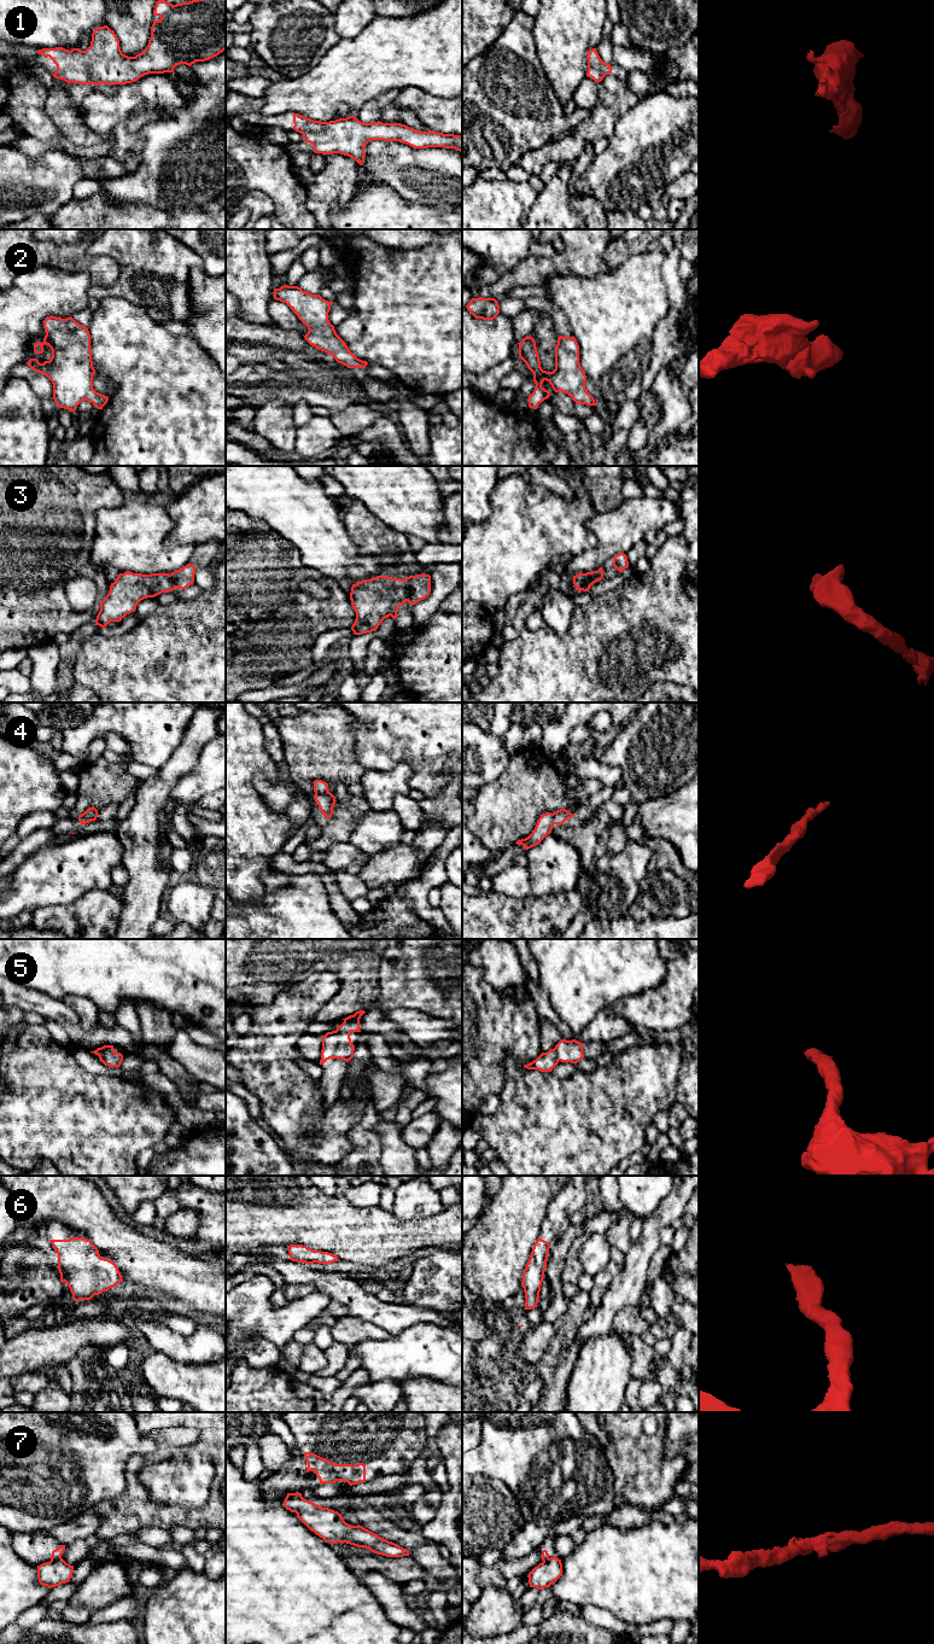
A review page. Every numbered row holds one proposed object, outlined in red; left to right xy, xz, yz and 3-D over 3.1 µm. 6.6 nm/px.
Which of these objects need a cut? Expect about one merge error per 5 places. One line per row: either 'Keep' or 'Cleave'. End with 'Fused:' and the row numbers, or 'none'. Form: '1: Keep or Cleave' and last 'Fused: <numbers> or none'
1: Keep
2: Keep
3: Keep
4: Keep
5: Keep
6: Keep
7: Cleave
Fused: 7

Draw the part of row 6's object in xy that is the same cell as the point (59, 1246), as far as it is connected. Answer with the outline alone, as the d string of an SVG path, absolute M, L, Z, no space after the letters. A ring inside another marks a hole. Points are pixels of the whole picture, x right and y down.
M71 1237L49 1241L58 1254L60 1282L69 1286L75 1301L91 1300L123 1281L117 1265L101 1258L91 1240Z

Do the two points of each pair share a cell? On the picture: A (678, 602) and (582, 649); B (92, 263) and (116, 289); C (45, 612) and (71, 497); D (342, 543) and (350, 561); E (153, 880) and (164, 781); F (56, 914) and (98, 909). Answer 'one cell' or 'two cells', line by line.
A: one cell
B: two cells
C: one cell
D: one cell
E: one cell
F: one cell

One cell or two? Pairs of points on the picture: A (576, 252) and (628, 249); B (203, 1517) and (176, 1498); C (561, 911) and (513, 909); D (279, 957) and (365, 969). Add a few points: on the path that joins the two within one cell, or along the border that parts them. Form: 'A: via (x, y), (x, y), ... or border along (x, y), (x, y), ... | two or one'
A: border along (608, 242), (605, 261), (609, 269) | two
B: border along (205, 1505), (194, 1509) | two
C: via (549, 911), (525, 911) | one
D: via (301, 957), (343, 957) | one

